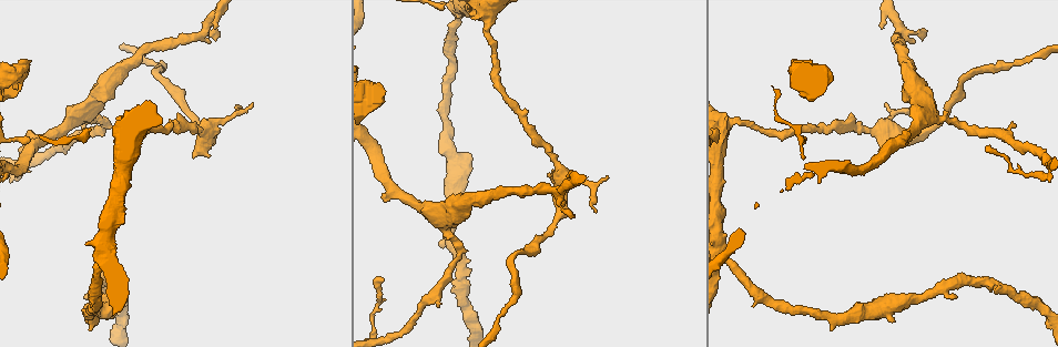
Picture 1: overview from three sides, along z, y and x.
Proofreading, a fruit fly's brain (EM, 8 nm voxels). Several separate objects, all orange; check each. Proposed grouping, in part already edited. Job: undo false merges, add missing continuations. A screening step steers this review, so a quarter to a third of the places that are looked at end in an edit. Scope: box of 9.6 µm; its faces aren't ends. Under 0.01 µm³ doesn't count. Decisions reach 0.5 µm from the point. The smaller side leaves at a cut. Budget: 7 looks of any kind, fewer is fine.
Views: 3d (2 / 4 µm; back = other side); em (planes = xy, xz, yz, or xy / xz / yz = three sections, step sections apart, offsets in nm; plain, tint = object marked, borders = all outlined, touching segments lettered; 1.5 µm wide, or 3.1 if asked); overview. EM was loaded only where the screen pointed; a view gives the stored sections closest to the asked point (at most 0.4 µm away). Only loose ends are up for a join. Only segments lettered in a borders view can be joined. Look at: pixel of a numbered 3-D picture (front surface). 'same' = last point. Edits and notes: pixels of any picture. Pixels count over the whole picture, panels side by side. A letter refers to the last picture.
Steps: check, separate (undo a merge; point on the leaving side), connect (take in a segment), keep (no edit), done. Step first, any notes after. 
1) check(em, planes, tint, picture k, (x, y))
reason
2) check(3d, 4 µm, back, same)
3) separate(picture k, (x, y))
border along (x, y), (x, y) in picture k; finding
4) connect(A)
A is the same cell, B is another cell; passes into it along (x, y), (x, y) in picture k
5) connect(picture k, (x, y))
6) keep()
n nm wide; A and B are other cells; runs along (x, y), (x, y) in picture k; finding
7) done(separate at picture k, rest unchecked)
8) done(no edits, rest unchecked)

check(em, planes, plain, picture 1, (208, 154))
an open end

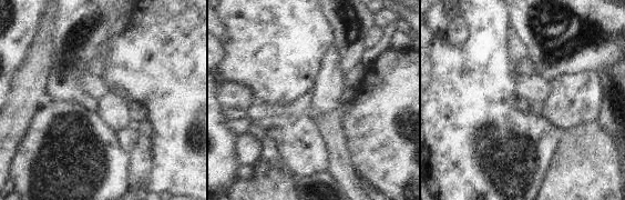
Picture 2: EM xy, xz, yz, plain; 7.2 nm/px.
check(em, planes, borders, same)
what lies round it

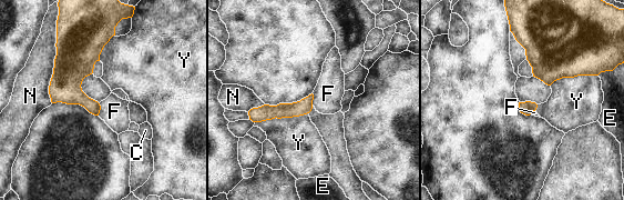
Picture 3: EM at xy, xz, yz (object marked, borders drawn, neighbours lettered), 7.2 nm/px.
keep()
C, E, F, N and Y are other cells; runs along (309, 99), (297, 109), (252, 117) in picture 3; none of them fits

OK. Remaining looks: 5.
check(3d, 2 µm, picture 1, (381, 280))
free end

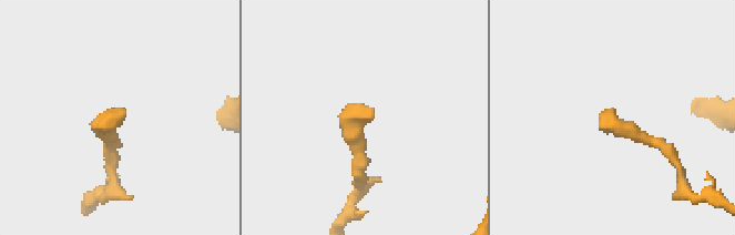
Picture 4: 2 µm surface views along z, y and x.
check(em, xz, step 4, tint, picture 4, (373, 118))

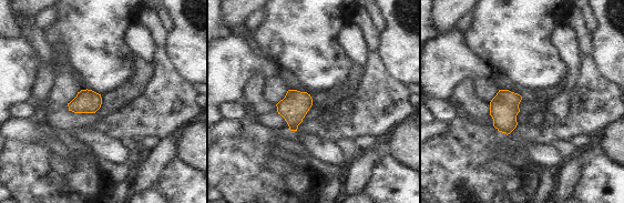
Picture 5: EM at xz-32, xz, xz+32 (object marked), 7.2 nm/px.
check(em, planes, borders, same)

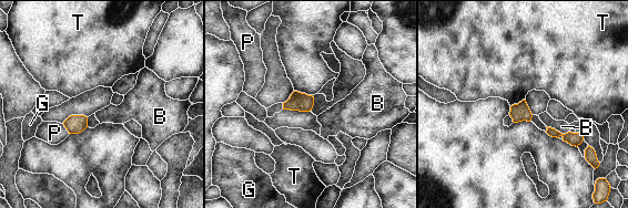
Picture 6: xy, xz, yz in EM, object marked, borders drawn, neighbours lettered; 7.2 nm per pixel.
keep()
B touches over 180 nm; B, G, P and T are other cells; none of them fits

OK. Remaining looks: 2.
check(3d, 4 µm, picture 1, (31, 60))
thick end

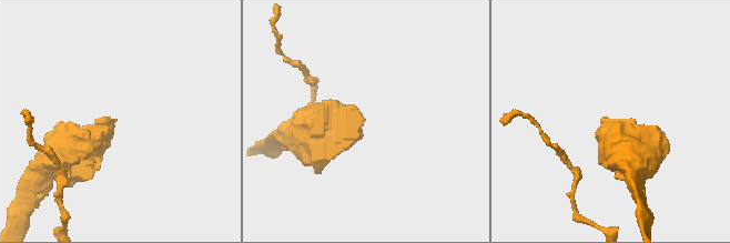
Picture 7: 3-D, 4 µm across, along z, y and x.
check(em, planes, borders, picture 7, (114, 122))

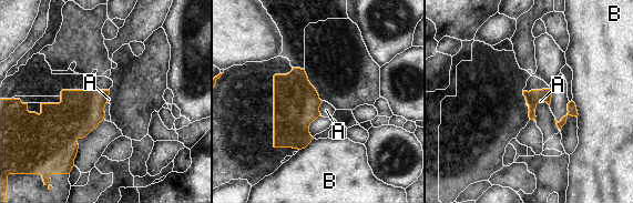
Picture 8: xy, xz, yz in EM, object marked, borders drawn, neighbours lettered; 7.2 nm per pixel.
keep()
A and B are other cells; border along (323, 101), (319, 107), (319, 113) in picture 8; no lettered segment goes on from it

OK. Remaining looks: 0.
done(no edits, rest unchecked)

